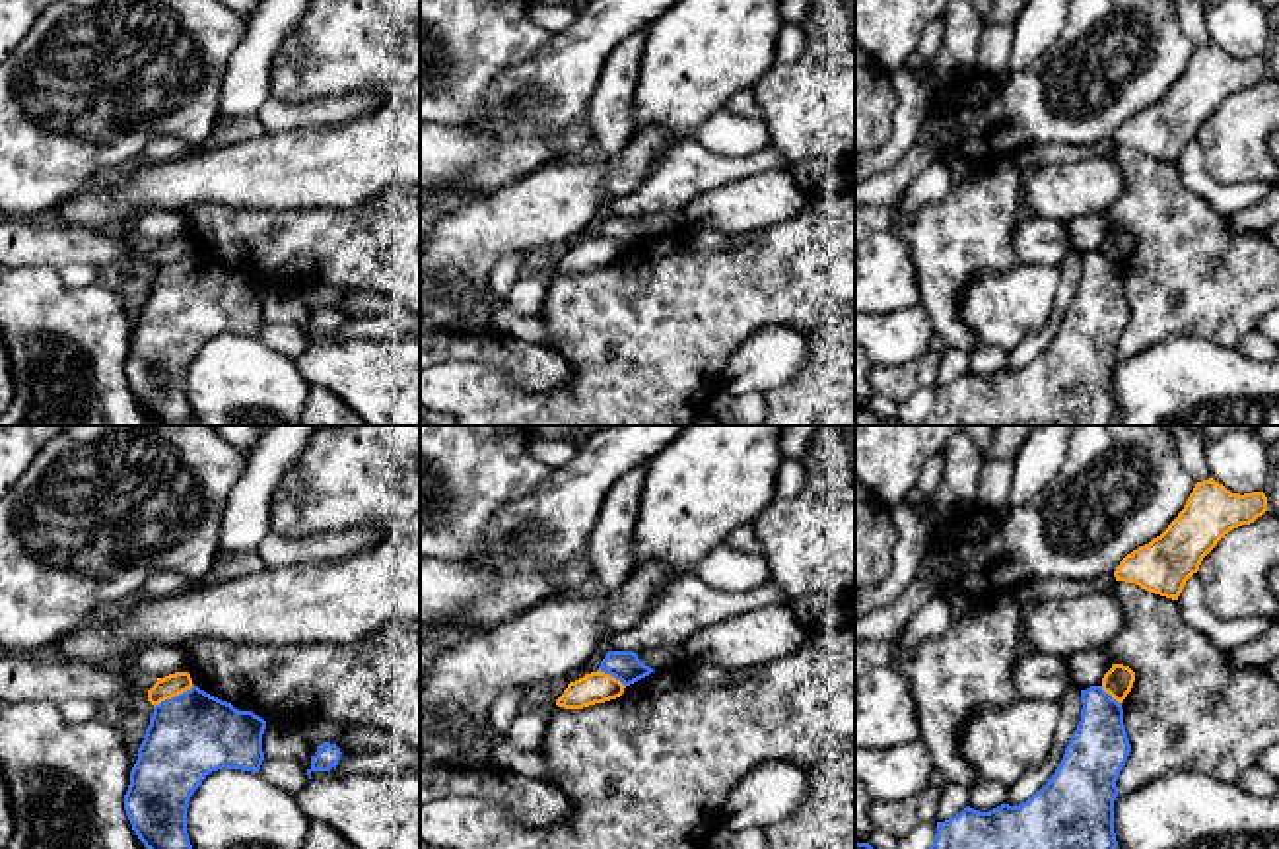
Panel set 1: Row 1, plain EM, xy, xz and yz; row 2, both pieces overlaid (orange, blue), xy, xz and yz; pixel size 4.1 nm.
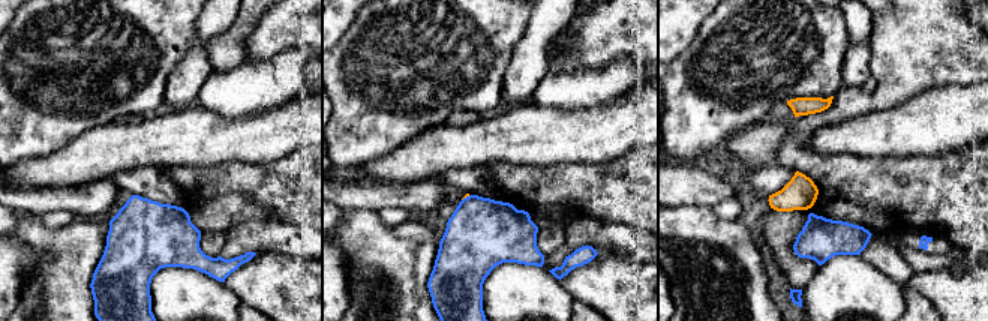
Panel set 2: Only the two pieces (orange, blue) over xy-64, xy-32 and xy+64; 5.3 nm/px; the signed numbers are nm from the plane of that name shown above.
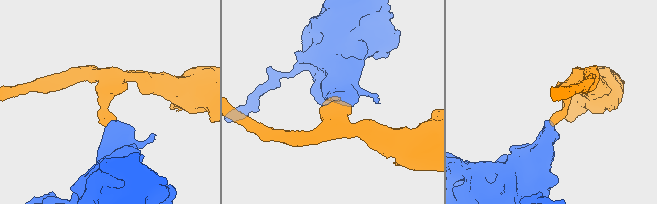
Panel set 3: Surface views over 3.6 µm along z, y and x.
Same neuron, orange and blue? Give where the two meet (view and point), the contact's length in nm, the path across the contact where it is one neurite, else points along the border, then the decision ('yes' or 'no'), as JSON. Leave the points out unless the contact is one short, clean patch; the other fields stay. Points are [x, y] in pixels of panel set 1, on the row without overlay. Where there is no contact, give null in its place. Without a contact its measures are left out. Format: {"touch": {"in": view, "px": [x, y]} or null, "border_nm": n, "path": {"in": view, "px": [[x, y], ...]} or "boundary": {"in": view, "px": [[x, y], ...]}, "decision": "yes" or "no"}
{"touch": {"in": "xy", "px": [173, 261]}, "border_nm": 190, "boundary": {"in": "xy", "px": [[193, 249], [154, 272]]}, "decision": "no"}

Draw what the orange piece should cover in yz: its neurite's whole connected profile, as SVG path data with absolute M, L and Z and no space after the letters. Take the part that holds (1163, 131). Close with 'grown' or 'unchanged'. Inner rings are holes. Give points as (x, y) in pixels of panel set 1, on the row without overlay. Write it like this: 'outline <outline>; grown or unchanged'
outline M1213 43L1197 47L1168 93L1127 119L1114 136L1116 146L1178 165L1203 122L1230 95L1254 87L1267 76L1263 56L1232 58Z; unchanged

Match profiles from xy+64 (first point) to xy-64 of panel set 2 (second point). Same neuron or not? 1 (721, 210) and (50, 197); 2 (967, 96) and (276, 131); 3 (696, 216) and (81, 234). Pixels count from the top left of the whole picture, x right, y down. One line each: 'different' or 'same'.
1: different
2: same
3: same

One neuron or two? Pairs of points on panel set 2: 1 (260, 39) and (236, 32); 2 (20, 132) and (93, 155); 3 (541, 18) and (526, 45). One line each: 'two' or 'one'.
1: two
2: two
3: one

